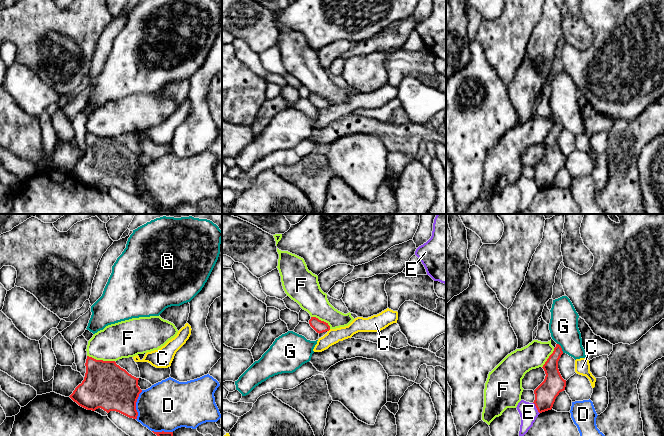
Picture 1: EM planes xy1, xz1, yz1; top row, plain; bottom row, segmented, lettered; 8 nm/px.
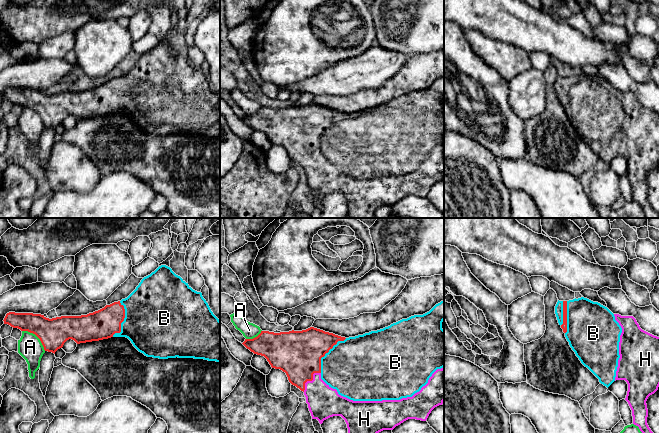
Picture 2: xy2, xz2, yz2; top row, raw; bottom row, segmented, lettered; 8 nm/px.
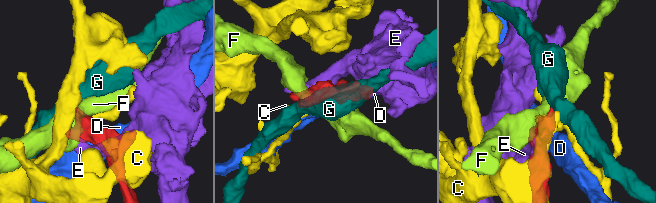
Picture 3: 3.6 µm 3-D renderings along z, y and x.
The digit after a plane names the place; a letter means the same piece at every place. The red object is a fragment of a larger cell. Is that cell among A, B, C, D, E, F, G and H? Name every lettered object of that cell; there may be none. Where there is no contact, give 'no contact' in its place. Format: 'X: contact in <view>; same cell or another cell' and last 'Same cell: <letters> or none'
A: contact in xy2; another cell
B: contact in xz2; same cell
C: no contact; another cell
D: contact in xy1; another cell
E: contact in yz1; another cell
F: contact in xy1; another cell
G: contact in yz1; another cell
H: contact in xz2; same cell
Same cell: B, H

